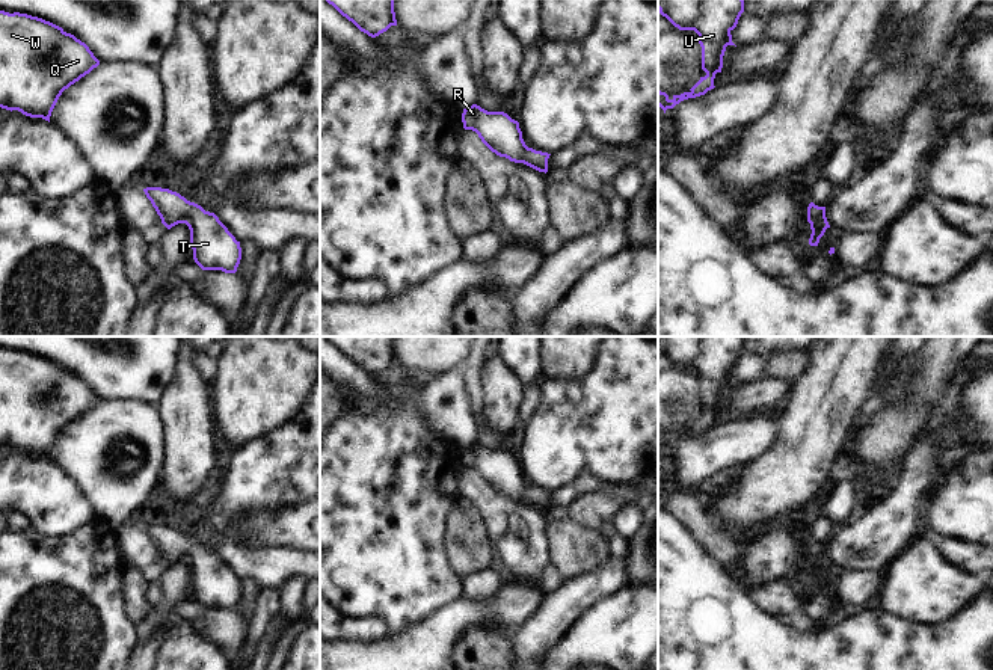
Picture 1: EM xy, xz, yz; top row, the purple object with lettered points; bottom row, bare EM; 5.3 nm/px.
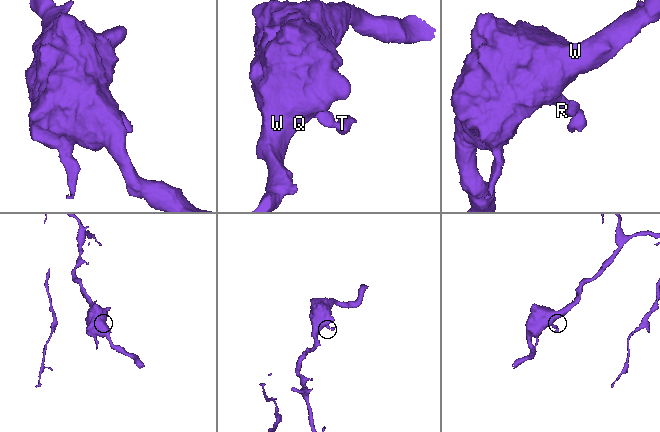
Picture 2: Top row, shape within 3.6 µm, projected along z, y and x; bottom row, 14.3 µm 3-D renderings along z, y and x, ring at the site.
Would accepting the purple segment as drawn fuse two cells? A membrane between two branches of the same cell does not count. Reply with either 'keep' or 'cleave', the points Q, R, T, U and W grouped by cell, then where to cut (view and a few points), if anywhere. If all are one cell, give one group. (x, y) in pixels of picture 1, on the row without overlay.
keep; groups Q R T U W; cut none

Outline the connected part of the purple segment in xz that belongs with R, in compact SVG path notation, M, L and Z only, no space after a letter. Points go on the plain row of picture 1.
M477 442L463 447L465 468L472 468L496 493L515 501L524 501L539 510L548 510L551 492L528 486L522 477L519 460L504 450L487 450Z

